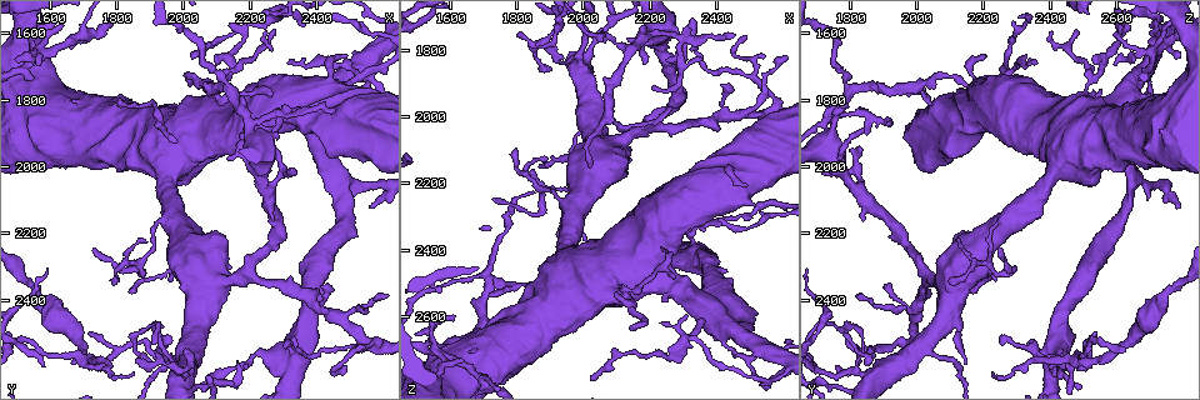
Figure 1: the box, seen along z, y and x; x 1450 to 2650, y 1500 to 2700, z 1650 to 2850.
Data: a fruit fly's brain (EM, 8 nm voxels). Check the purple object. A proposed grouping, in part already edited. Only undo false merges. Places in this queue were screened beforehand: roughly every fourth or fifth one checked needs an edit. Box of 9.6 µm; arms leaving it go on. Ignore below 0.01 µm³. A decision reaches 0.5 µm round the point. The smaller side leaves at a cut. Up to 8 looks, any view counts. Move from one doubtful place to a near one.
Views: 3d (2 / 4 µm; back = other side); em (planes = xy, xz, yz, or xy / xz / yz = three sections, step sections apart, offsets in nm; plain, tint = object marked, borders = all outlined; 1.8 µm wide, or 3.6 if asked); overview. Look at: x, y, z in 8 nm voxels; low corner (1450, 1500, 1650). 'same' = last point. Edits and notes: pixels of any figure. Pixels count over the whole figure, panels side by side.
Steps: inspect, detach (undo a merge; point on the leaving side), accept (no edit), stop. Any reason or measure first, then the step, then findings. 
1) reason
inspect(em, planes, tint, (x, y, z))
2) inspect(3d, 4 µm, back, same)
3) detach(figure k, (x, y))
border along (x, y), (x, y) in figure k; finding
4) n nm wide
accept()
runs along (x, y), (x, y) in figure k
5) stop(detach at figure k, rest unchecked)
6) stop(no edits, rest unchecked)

sharp bend
inspect(3d, 2 µm, (1850, 2530, 2510))

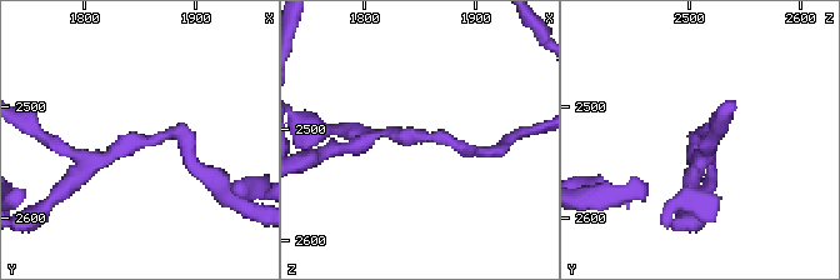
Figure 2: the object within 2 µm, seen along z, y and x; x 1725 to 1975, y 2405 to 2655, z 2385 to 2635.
inspect(em, planes, tint, (1848, 2530, 2504))

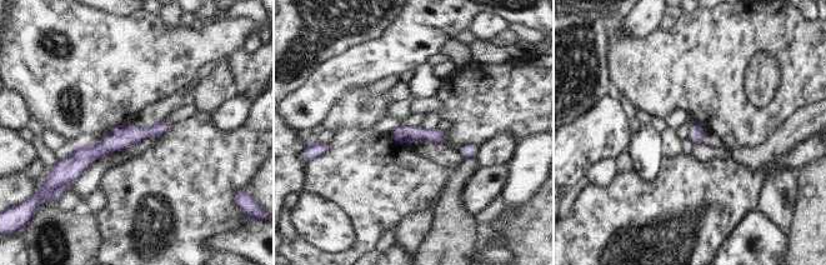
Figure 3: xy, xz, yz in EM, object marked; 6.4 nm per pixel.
accept()
runs along (165, 125), (118, 138), (70, 170) in figure 3; all the same neuron

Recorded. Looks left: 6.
looks like a crossing
inspect(em, planes, tint, (1560, 1660, 2710))

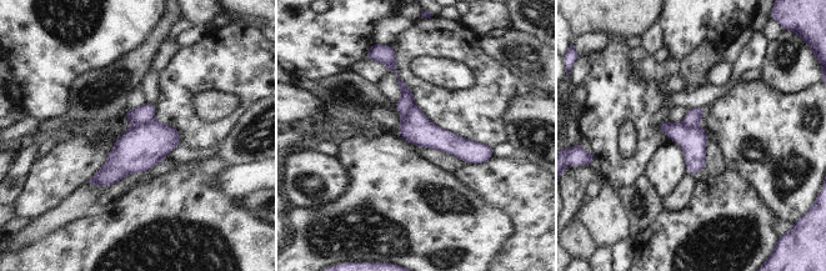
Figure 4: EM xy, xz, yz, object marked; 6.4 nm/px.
detach(figure 4, (419, 130))
border along (415, 105), (401, 124) in figure 4; a second neuron is stuck on

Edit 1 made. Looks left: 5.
inspect(overview)

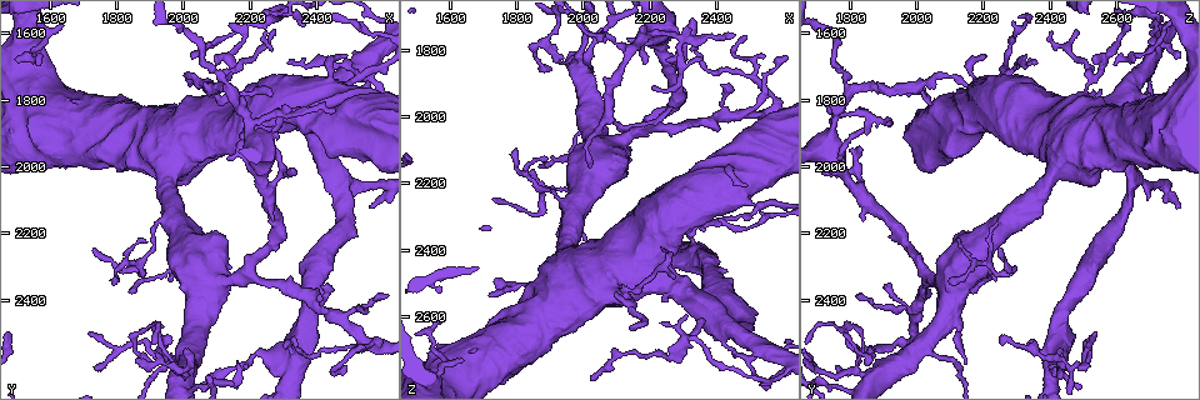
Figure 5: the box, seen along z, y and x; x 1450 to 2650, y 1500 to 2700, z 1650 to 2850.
inspect(em, planes, tint, (2130, 1740, 2520))

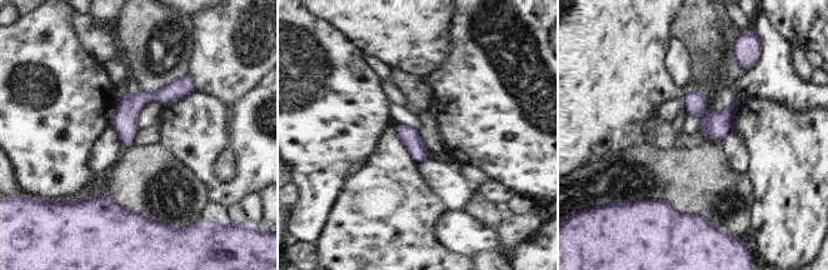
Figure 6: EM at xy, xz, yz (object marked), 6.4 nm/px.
accept()
runs along (186, 76), (125, 116), (124, 144) in figure 6; all the same neuron

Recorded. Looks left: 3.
stop(detach at figure 4, rest unchecked)

